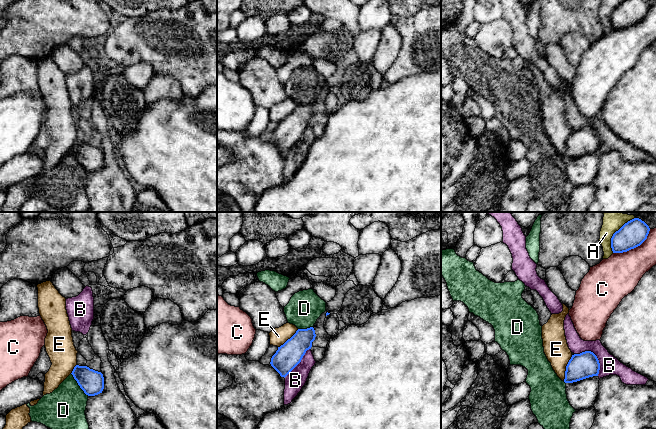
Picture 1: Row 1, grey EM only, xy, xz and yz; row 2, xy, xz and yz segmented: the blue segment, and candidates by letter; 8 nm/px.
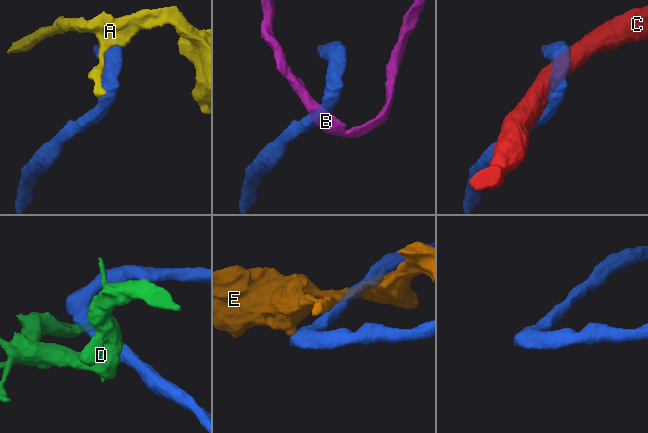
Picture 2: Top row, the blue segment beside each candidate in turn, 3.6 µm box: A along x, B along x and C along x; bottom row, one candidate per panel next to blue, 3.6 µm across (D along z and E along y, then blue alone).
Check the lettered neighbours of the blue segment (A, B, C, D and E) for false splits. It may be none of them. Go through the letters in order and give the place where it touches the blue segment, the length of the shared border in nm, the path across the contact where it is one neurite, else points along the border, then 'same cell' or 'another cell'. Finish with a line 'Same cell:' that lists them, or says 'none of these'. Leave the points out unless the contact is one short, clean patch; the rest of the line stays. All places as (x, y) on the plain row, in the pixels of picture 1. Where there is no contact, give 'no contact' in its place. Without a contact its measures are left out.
A: meets blue in yz at (611, 14); contact 260 nm long; another cell
B: meets blue in yz at (595, 131); contact 260 nm long; another cell
C: meets blue in yz at (634, 23); contact 360 nm long; another cell
D: meets blue in xy at (78, 160); contact 240 nm long; border along xy (71, 149), (79, 163), (88, 171); another cell
E: meets blue in yz at (566, 144); contact 220 nm long; same cell
Same cell: E

